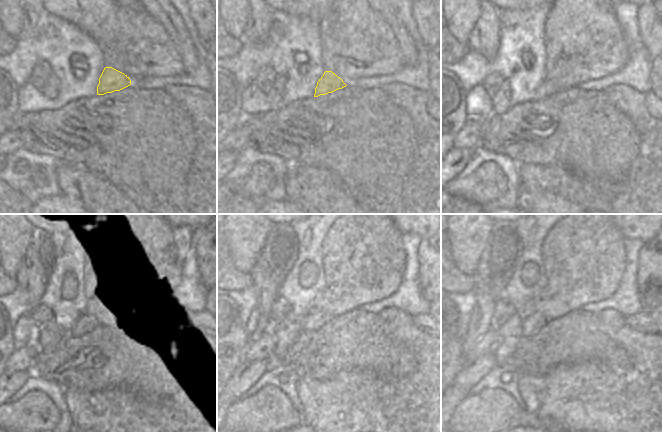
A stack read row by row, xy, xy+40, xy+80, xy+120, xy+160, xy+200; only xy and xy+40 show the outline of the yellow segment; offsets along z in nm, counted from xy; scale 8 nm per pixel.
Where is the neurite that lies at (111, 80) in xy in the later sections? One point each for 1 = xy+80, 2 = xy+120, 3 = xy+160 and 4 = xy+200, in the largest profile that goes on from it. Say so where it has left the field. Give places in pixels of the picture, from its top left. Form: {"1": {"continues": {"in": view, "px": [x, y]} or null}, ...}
{"1": {"continues": {"in": "xy+80", "px": [547, 88]}}, "2": {"continues": {"in": "xy+120", "px": [86, 323]}}, "3": {"continues": {"in": "xy+160", "px": [314, 320]}}, "4": {"continues": {"in": "xy+200", "px": [532, 324]}}}

